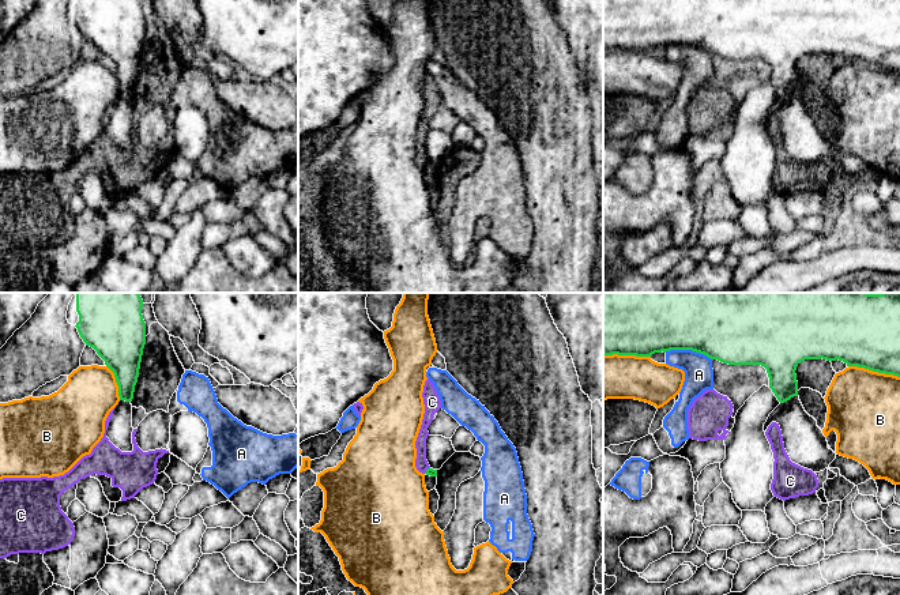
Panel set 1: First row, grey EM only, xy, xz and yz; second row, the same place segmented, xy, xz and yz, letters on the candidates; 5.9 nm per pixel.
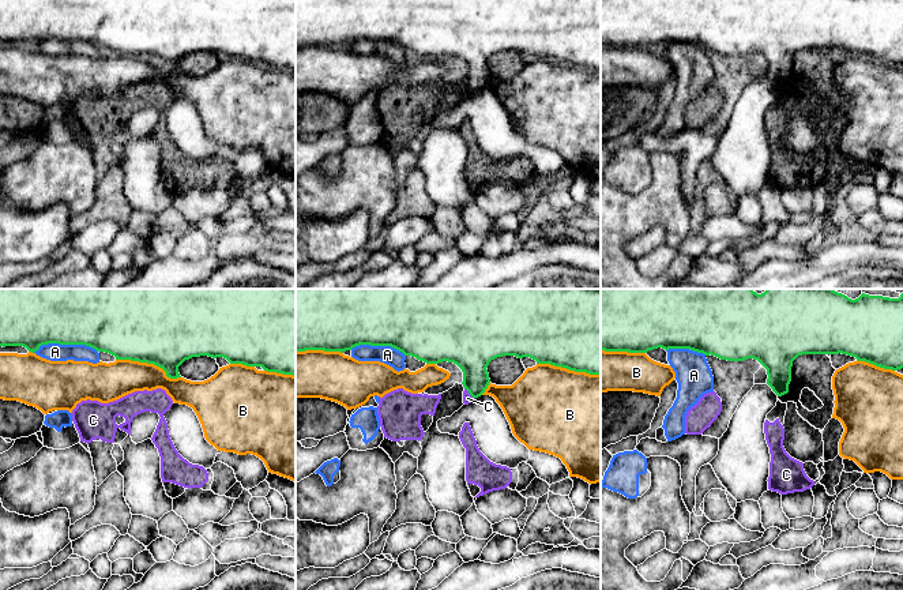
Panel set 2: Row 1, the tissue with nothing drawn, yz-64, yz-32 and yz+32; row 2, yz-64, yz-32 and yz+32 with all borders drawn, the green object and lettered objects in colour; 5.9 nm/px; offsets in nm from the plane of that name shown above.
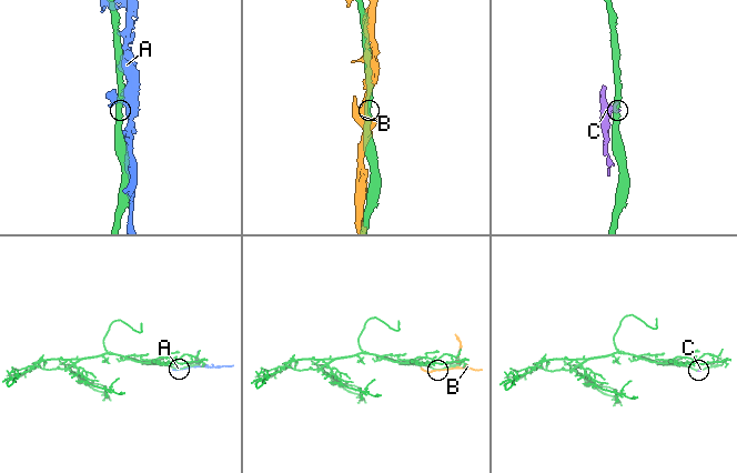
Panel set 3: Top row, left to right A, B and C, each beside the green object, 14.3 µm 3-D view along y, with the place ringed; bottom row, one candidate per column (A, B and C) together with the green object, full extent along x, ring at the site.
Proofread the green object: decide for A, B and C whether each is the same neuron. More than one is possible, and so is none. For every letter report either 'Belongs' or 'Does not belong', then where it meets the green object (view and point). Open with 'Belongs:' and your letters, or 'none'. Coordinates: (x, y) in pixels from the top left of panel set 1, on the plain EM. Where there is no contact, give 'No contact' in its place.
Belongs: none
A: Does not belong. Touches green at yz (688, 44)
B: Does not belong. Touches green at yz (874, 66)
C: Does not belong. Touches green at xz (426, 165)

